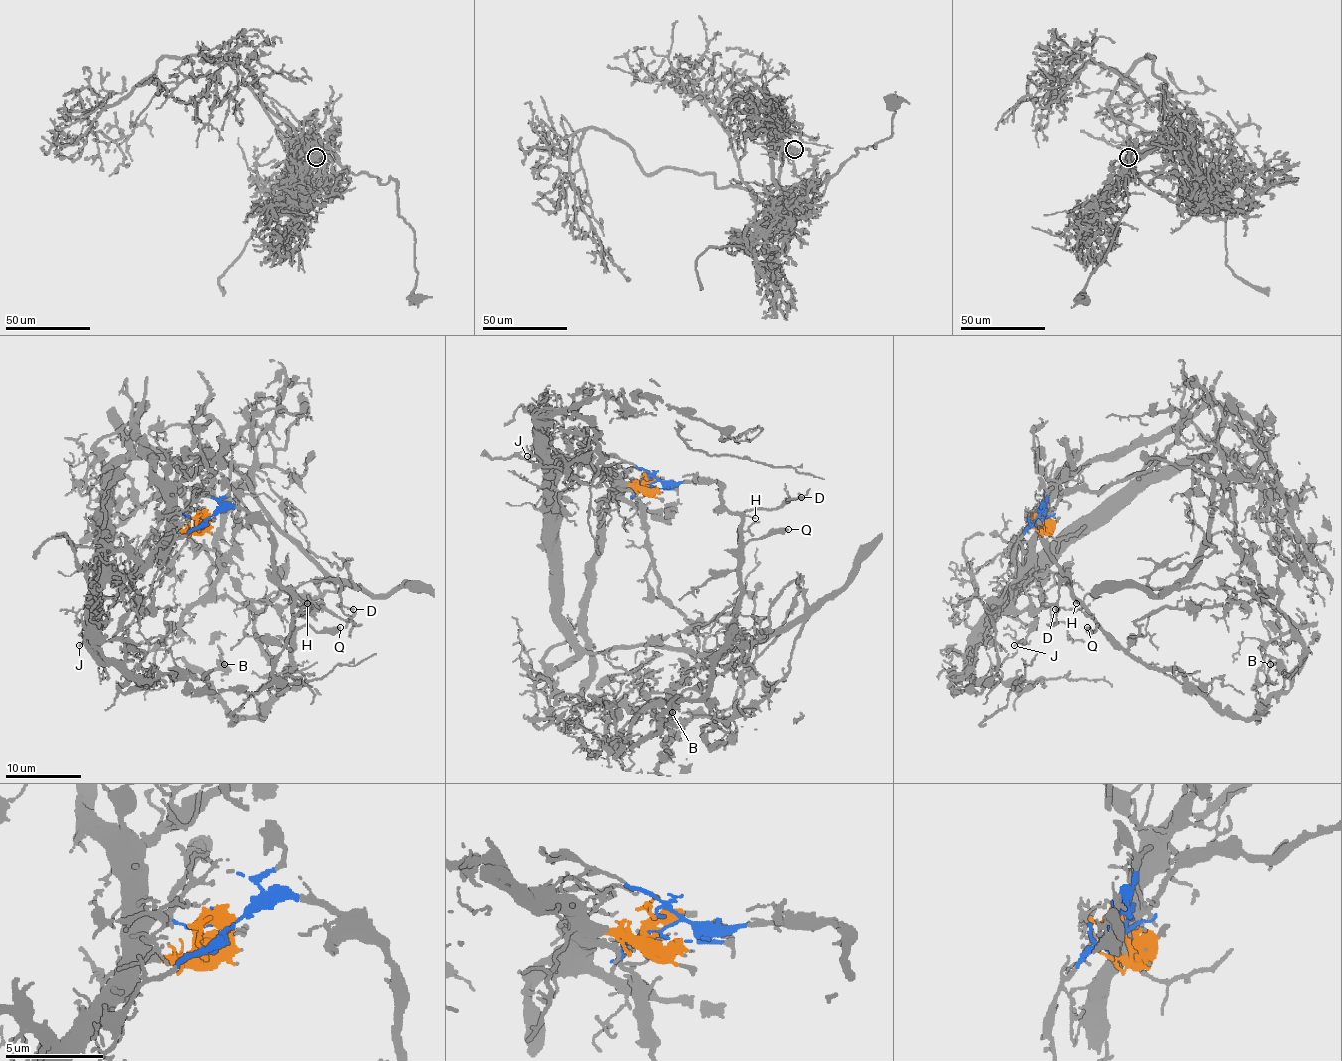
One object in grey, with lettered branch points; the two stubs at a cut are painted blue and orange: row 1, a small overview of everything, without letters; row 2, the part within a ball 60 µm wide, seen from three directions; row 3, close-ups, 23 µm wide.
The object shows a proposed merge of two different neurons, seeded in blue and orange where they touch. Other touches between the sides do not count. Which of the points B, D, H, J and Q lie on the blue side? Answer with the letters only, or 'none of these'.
B, D, H, Q

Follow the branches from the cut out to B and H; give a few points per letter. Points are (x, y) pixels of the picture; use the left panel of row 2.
B: (205, 516), (243, 507), (268, 530), (293, 600), (291, 666), (260, 717), (213, 693), (224, 664)
H: (205, 516), (230, 507), (243, 507), (268, 530), (274, 575), (308, 604)

